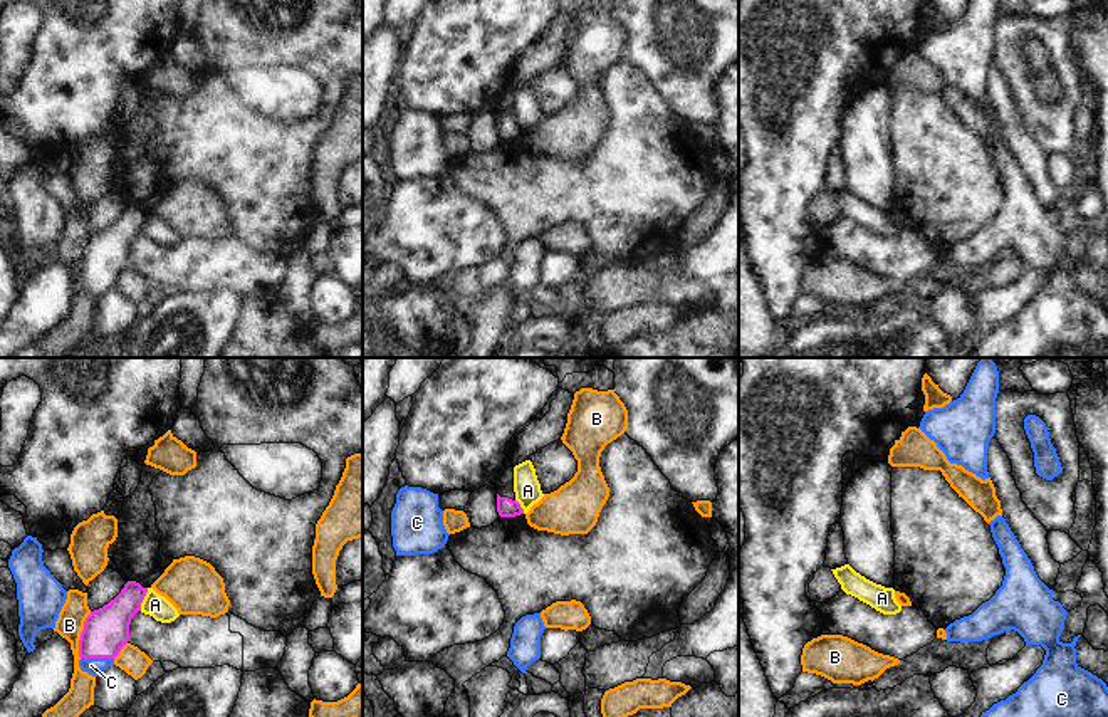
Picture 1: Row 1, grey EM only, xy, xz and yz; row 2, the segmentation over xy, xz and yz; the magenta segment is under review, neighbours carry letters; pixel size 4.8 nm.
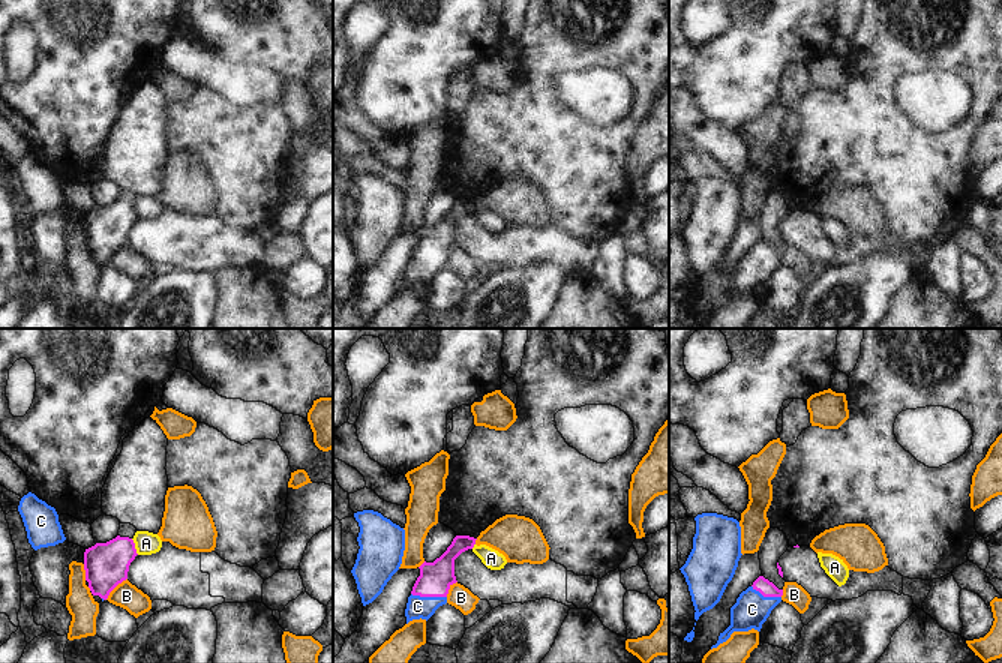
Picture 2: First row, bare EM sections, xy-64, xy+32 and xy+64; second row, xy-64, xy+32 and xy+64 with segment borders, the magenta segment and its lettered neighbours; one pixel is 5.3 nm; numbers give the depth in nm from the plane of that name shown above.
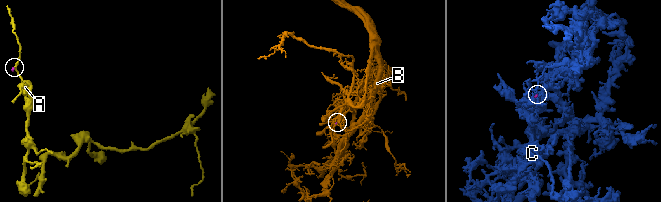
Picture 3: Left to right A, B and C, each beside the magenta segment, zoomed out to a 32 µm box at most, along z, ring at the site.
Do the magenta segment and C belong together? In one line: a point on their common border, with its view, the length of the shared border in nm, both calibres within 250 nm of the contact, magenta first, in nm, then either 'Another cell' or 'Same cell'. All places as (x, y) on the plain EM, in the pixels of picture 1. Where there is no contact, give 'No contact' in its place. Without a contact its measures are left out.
Touches magenta at xy (98, 281). Shared border 160 nm. Thickness 220 nm (magenta) against 80 nm. Same cell.

